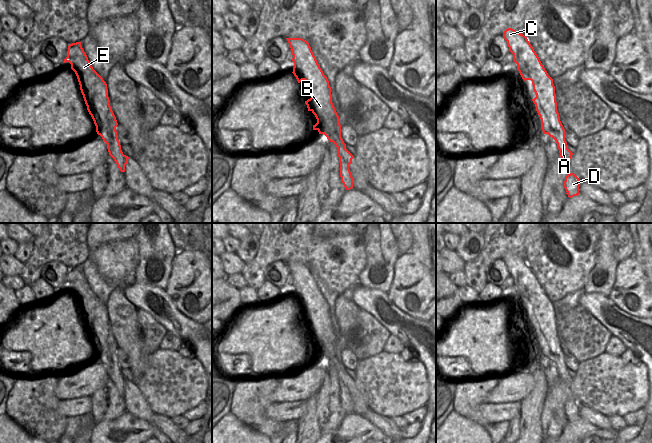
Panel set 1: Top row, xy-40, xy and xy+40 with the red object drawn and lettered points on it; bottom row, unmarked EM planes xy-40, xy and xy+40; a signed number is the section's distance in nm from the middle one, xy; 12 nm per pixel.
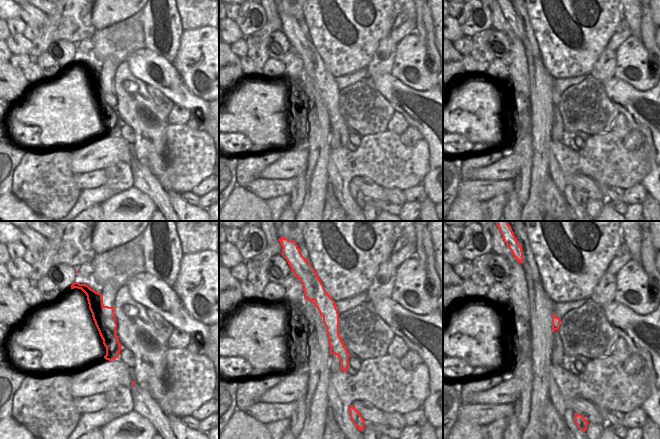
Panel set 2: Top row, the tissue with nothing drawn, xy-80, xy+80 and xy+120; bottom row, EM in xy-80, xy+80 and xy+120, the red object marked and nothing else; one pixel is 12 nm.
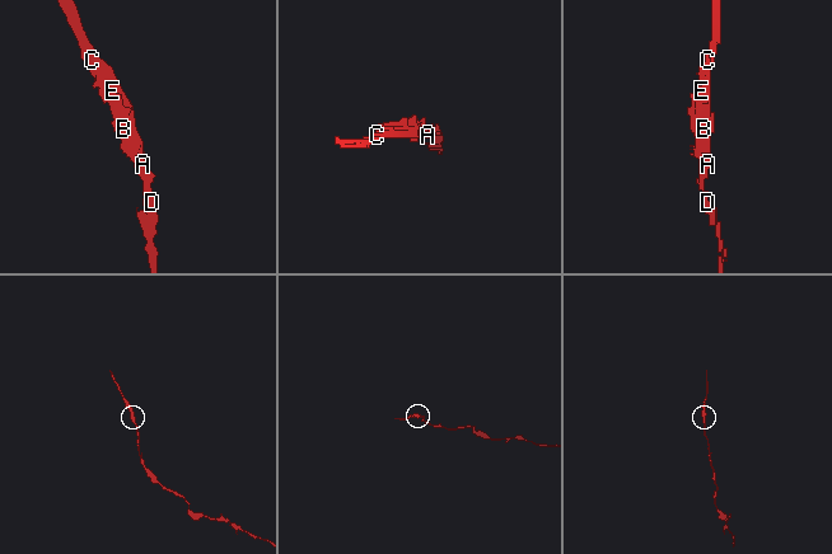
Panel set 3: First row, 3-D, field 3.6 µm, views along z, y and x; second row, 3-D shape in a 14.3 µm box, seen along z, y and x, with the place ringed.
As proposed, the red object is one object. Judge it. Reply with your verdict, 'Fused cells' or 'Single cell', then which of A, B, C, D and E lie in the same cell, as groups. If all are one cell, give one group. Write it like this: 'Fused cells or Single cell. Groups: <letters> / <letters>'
Single cell. Groups: A B C D E

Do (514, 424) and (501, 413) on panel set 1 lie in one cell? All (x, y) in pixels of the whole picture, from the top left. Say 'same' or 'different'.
different

